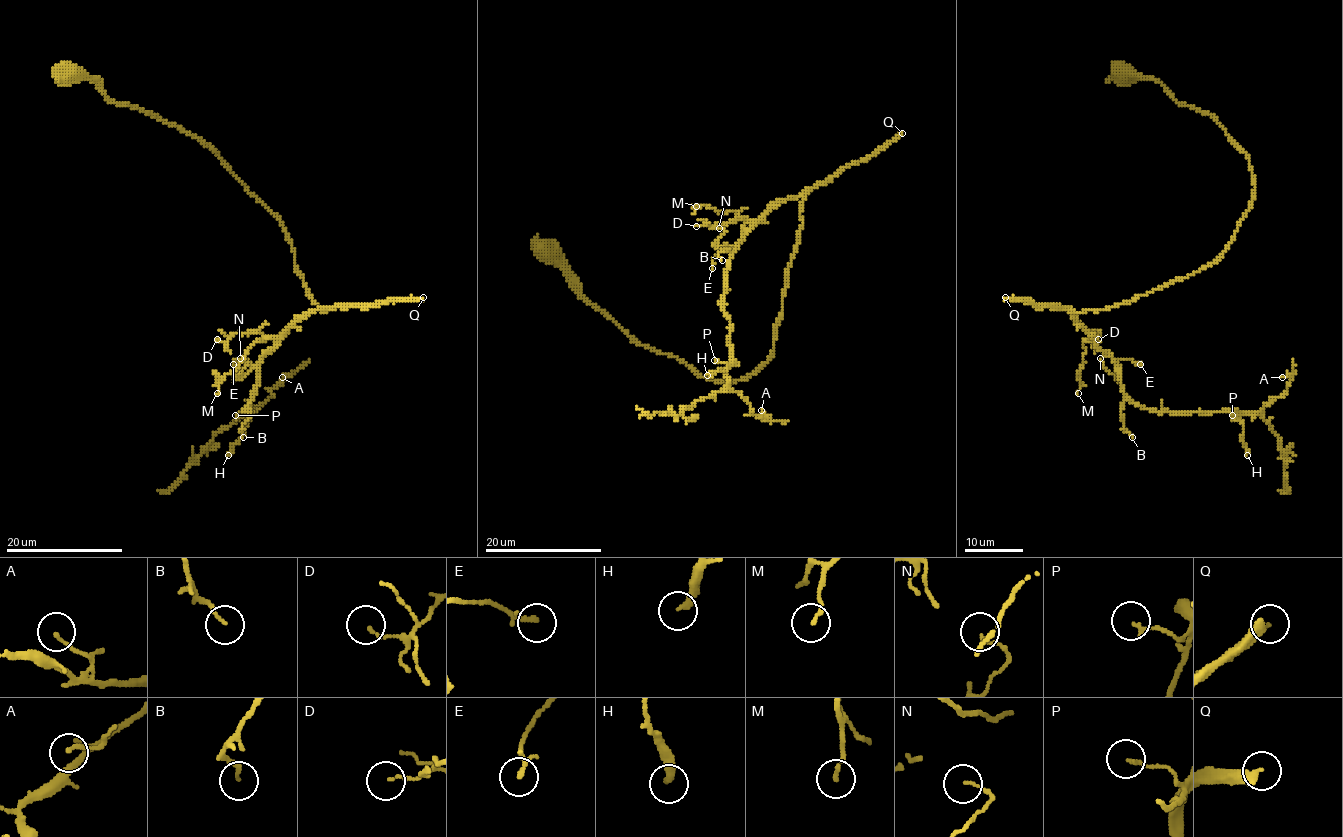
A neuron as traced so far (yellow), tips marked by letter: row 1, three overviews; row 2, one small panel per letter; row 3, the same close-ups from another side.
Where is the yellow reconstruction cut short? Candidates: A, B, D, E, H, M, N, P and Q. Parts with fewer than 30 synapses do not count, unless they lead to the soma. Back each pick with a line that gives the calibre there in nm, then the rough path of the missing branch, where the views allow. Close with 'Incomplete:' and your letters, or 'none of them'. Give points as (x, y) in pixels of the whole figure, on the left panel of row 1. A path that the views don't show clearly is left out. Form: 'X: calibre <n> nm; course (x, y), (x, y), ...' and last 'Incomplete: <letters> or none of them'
Q: calibre 320 nm
Incomplete: Q

